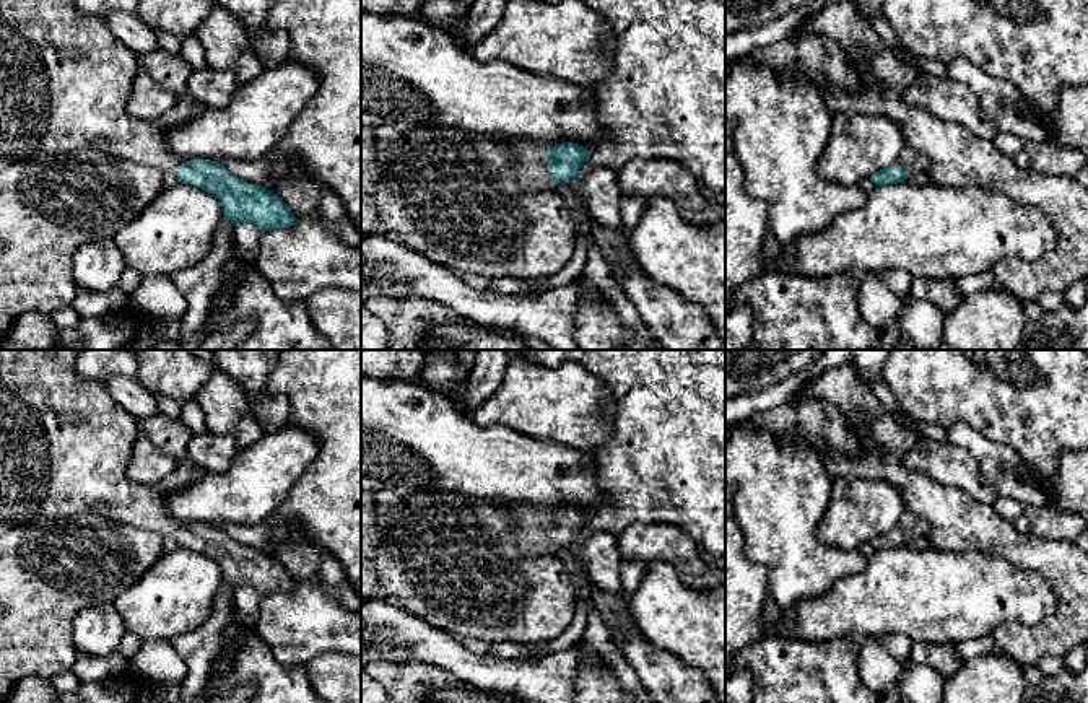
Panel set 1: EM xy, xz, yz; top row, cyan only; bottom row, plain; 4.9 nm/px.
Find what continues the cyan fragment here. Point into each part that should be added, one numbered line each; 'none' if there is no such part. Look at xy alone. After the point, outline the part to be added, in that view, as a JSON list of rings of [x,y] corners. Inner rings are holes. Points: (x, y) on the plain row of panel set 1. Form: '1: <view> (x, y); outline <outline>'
1: xy (65, 443); outline [[[0,350],[0,522],[15,526],[26,524],[37,517],[63,517],[93,513],[117,524],[132,524],[138,529],[176,539],[185,526],[169,516],[161,488],[133,485],[127,477],[127,465],[140,434],[135,418],[112,399],[104,382],[78,376],[75,361],[80,352],[81,350]]]

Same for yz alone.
1: yz (909, 524); outline [[[906,508],[903,517],[896,524],[896,529],[901,534],[909,535],[911,539],[917,539],[917,537],[927,537],[930,526],[925,519],[917,517],[911,509]]]

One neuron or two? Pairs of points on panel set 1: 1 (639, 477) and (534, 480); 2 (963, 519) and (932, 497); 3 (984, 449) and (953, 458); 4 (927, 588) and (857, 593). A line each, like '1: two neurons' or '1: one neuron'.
1: two neurons
2: one neuron
3: two neurons
4: one neuron

